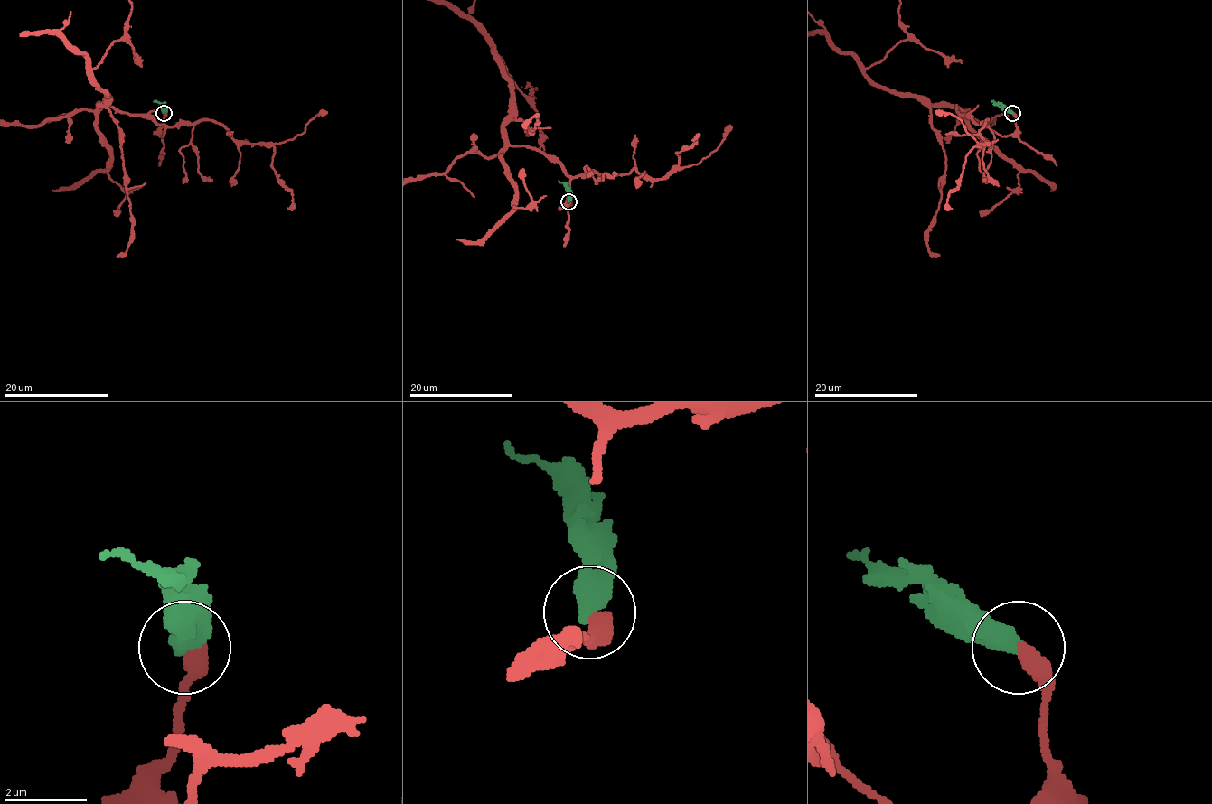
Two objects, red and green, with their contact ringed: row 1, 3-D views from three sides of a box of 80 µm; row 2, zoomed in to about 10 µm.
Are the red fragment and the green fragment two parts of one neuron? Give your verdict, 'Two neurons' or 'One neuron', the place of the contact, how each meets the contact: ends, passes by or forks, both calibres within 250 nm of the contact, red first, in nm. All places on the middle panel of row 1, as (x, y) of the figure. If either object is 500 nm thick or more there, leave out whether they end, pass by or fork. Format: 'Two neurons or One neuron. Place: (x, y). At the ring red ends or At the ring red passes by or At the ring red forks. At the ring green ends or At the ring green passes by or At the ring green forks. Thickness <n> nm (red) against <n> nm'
Two neurons. Place: (568, 201). Thickness 400 nm (red) against 550 nm

